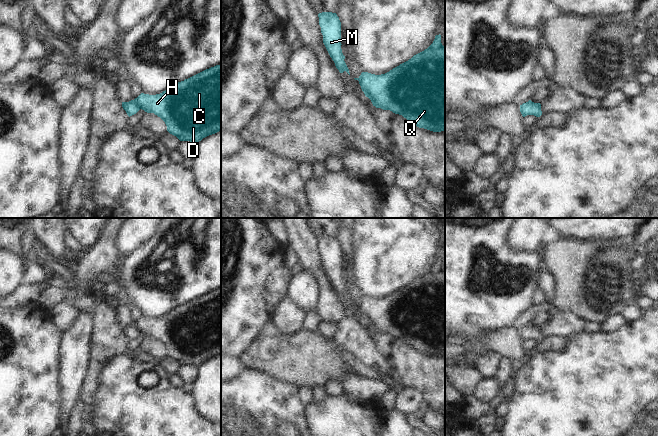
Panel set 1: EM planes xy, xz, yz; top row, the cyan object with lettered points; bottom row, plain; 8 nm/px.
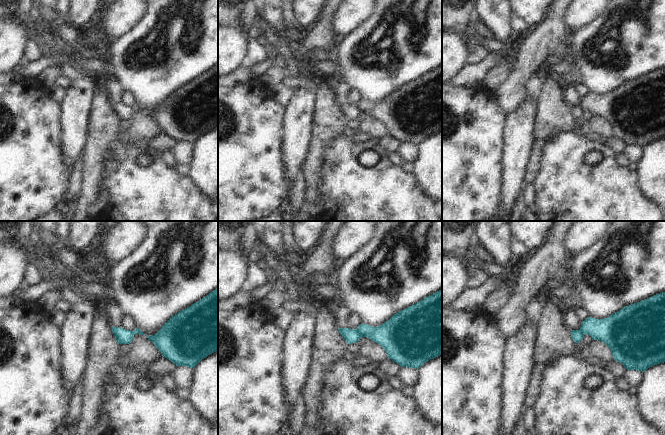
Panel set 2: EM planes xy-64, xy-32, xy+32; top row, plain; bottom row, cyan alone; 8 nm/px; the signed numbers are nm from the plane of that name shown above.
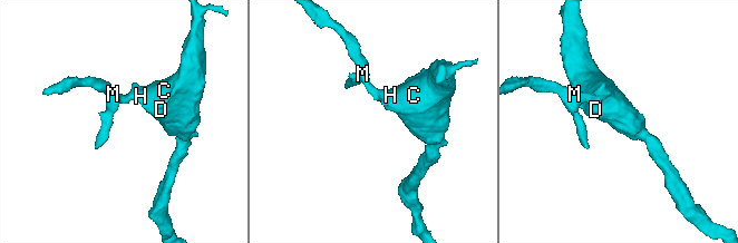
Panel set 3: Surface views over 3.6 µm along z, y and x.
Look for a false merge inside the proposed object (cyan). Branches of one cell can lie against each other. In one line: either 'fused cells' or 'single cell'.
fused cells

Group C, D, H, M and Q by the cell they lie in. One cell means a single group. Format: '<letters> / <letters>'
C D H Q / M

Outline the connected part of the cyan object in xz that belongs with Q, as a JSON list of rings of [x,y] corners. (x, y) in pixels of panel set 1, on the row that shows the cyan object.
[[[440,34],[427,49],[389,72],[381,75],[362,72],[358,81],[376,108],[402,115],[419,128],[433,132],[445,130],[445,47]]]

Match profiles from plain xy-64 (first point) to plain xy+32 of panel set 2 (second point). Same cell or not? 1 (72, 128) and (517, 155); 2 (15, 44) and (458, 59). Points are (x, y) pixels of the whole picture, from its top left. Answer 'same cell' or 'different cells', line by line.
1: same cell
2: same cell

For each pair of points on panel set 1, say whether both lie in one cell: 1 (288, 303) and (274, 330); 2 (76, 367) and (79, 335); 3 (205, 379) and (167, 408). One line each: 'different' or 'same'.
1: different
2: same
3: different

